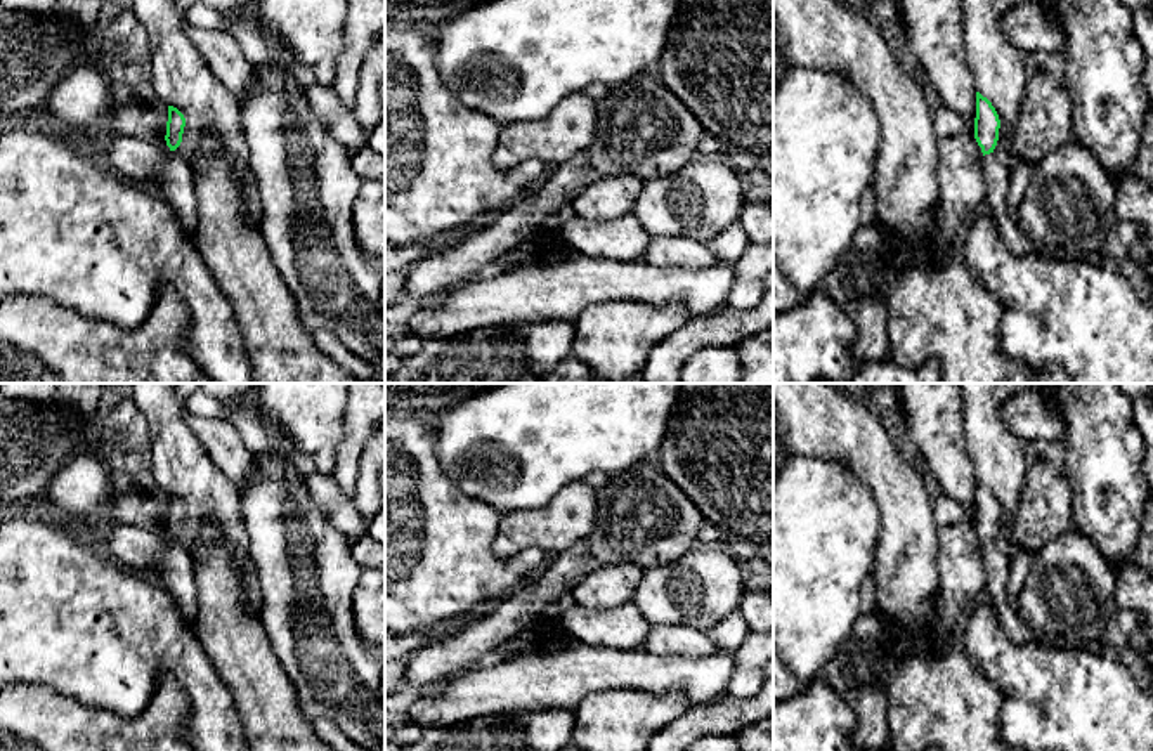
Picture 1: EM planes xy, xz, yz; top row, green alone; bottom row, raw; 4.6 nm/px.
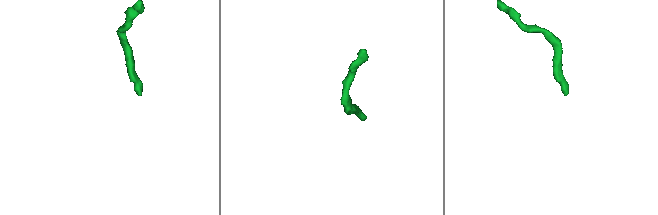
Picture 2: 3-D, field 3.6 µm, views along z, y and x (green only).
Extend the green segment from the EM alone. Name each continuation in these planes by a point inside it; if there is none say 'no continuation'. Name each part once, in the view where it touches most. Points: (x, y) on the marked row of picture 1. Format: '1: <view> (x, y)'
1: yz (997, 176)

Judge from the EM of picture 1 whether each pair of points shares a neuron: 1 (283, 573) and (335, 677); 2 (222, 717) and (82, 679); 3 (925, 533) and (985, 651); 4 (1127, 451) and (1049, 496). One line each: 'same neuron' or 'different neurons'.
1: same neuron
2: same neuron
3: different neurons
4: different neurons

